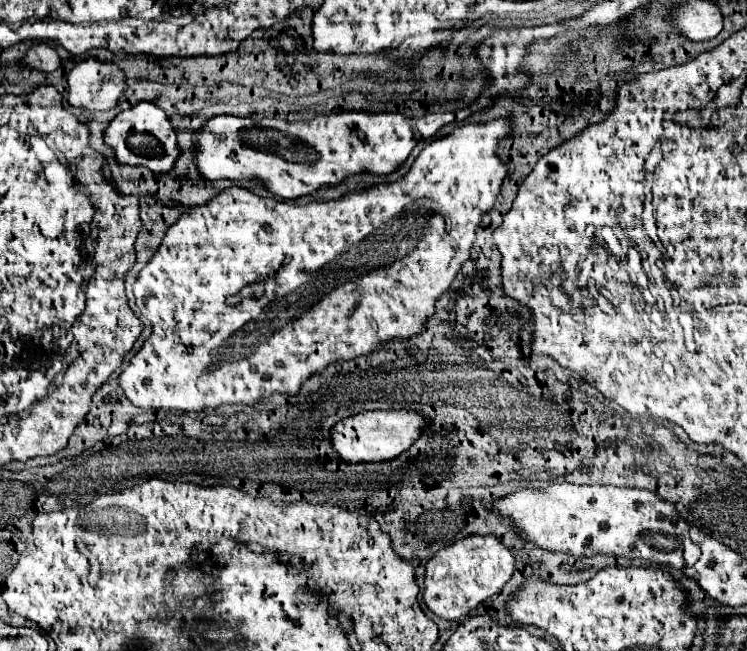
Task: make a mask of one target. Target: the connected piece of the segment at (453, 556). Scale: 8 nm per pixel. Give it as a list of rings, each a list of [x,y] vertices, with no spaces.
[[[471,535],[441,549],[427,561],[423,601],[437,617],[463,621],[477,605],[501,591],[513,571],[515,557],[495,535]]]

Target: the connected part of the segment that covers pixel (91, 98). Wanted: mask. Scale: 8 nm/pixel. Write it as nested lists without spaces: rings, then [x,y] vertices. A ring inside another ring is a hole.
[[[87,57],[69,73],[69,103],[89,111],[109,111],[119,105],[127,83],[125,73],[111,61]]]

